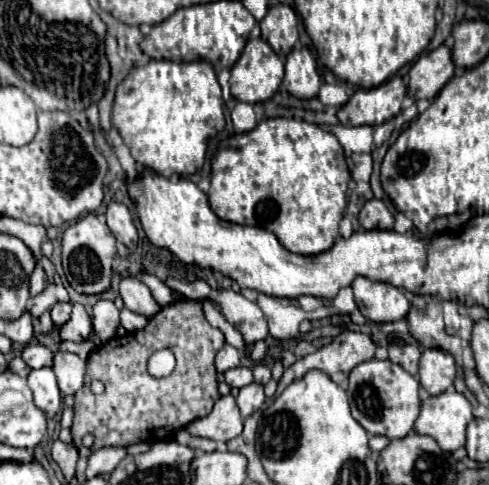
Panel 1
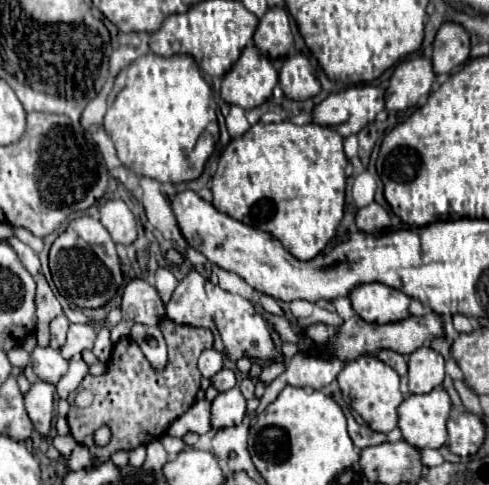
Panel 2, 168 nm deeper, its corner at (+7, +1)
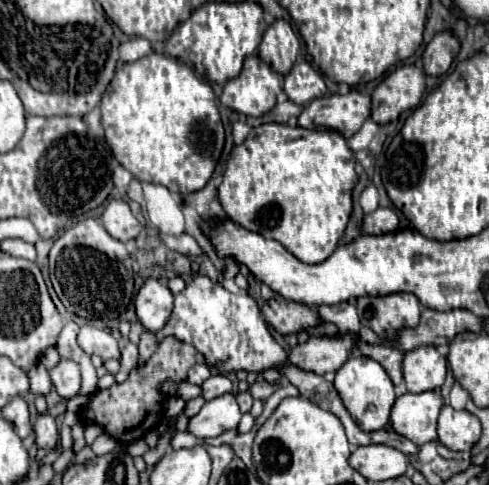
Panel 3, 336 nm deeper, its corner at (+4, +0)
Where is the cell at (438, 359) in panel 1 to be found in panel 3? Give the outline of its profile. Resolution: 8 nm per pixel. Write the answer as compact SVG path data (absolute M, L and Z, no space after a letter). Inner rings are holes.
M422 345L404 353L404 381L410 393L434 391L446 377L446 357L434 345Z

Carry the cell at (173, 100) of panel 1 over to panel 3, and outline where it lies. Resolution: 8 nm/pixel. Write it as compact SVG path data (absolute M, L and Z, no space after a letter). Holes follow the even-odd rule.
M156 53L142 57L136 63L124 63L110 81L100 109L104 137L112 147L112 155L138 181L158 183L174 193L188 195L200 191L212 177L214 161L220 157L224 147L224 125L220 121L212 87L200 81L190 67L176 63L172 57Z

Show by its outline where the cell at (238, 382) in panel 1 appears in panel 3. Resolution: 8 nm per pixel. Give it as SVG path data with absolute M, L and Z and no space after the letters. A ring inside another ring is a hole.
M214 375L210 377L208 381L204 381L202 385L202 397L204 401L210 401L210 399L216 399L224 393L230 393L232 391L232 383L226 375Z

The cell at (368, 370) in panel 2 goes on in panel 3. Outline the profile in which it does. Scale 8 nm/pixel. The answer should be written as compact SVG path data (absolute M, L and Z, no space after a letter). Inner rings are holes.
M352 353L348 357L348 361L336 371L334 387L340 393L344 407L348 409L348 413L352 415L352 419L356 421L356 425L362 431L370 433L370 431L384 429L388 425L390 409L396 401L396 395L394 395L394 385L392 385L390 377L386 375L386 371L382 369L380 363L372 361L370 357L360 355L360 353L356 353L356 355Z

